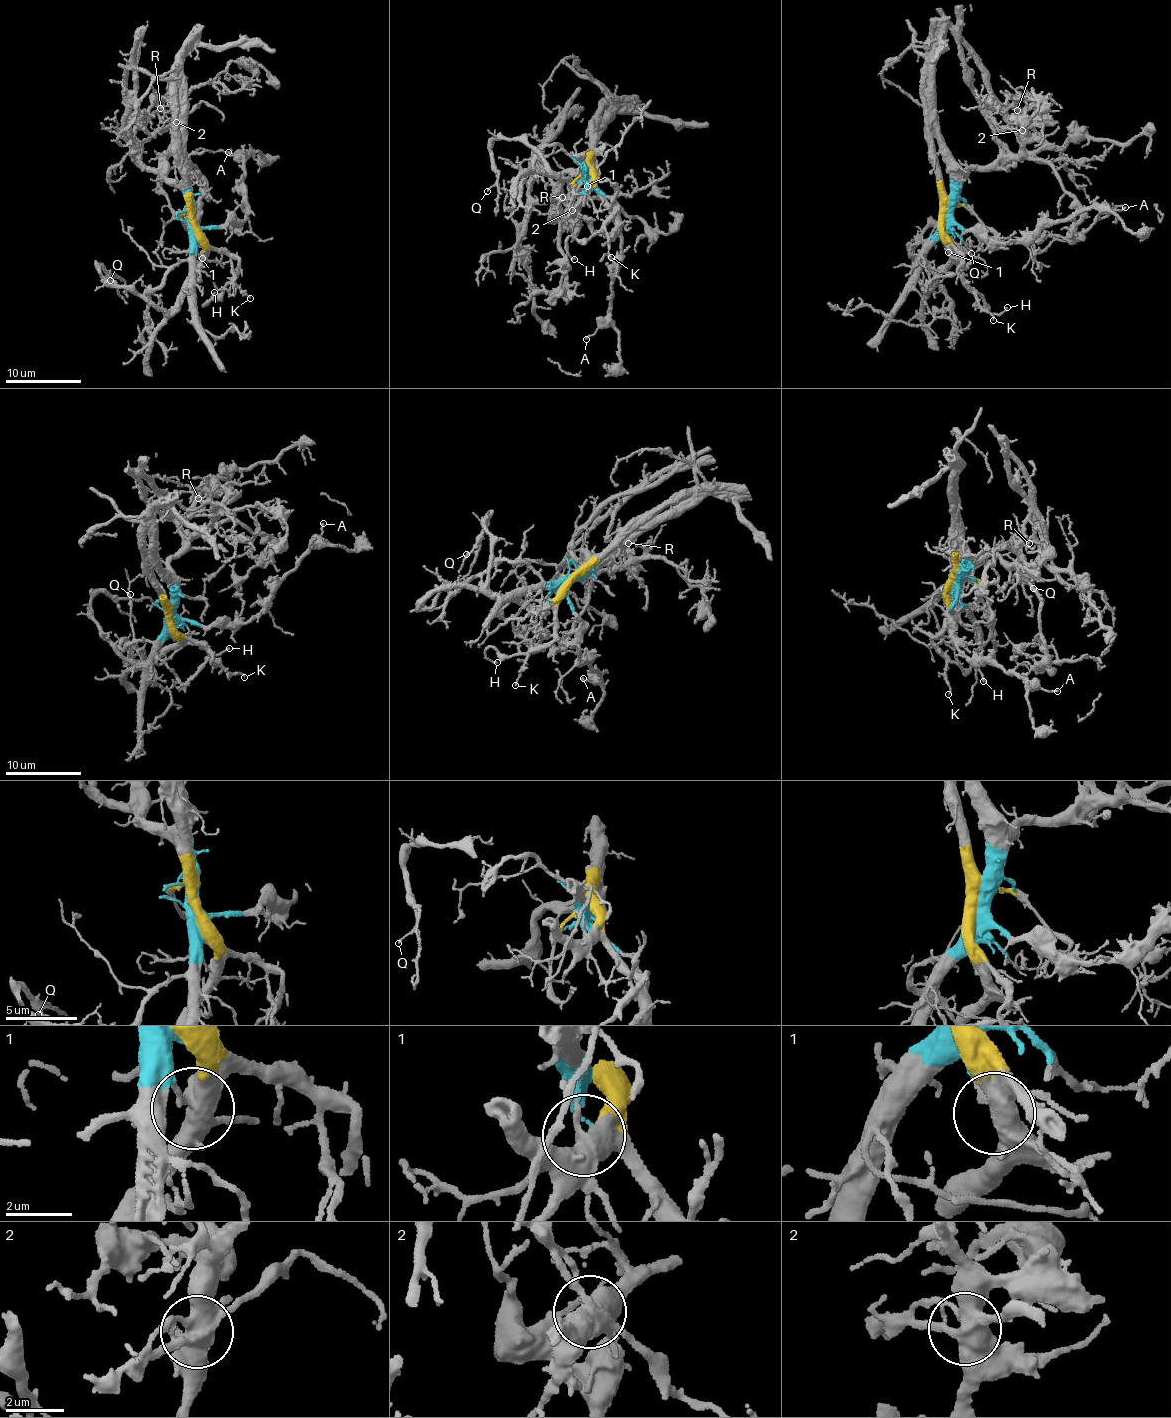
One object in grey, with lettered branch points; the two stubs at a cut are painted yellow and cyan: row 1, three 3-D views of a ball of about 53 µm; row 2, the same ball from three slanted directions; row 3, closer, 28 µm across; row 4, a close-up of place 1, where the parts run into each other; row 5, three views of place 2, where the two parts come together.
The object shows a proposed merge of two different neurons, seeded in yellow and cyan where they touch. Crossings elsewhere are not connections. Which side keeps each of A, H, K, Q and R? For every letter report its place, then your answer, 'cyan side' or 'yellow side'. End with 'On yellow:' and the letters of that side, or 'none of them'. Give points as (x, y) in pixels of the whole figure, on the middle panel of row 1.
A: (586, 339) | cyan side
H: (574, 259) | yellow side
K: (611, 257) | yellow side
Q: (487, 191) | yellow side
R: (562, 197) | cyan side
On yellow: H, K, Q

